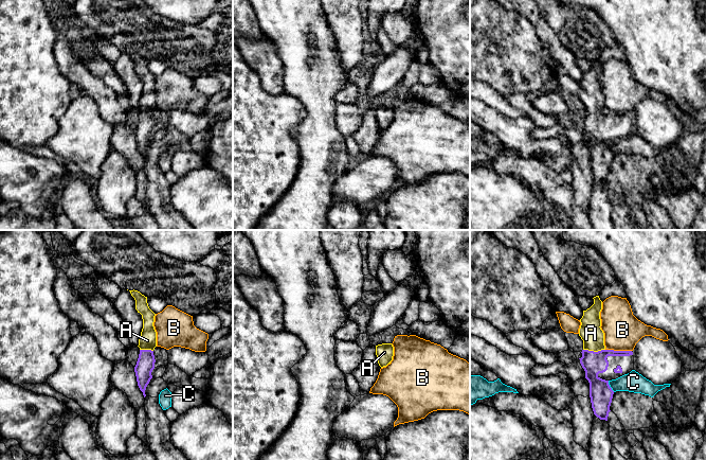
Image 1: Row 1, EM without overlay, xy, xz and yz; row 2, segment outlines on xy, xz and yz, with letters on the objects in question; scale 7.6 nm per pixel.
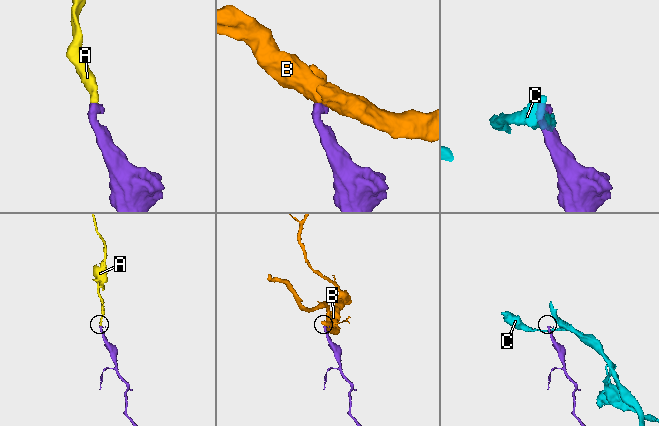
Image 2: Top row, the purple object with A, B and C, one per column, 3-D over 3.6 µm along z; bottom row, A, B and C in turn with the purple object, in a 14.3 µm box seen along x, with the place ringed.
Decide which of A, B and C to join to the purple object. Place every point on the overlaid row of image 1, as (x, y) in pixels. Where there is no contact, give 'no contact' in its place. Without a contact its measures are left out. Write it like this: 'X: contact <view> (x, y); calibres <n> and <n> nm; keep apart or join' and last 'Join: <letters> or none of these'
A: contact yz (593, 351); calibres 180 and 170 nm; join
B: contact yz (618, 351); calibres 180 and 280 nm; keep apart
C: contact yz (609, 386); calibres 180 and 160 nm; keep apart
Join: A

